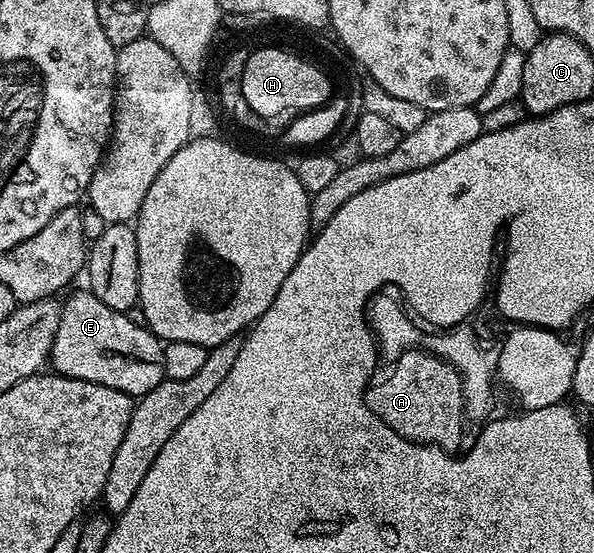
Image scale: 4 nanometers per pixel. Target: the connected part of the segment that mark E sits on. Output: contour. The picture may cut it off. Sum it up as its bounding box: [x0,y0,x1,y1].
[50,289,165,396]

